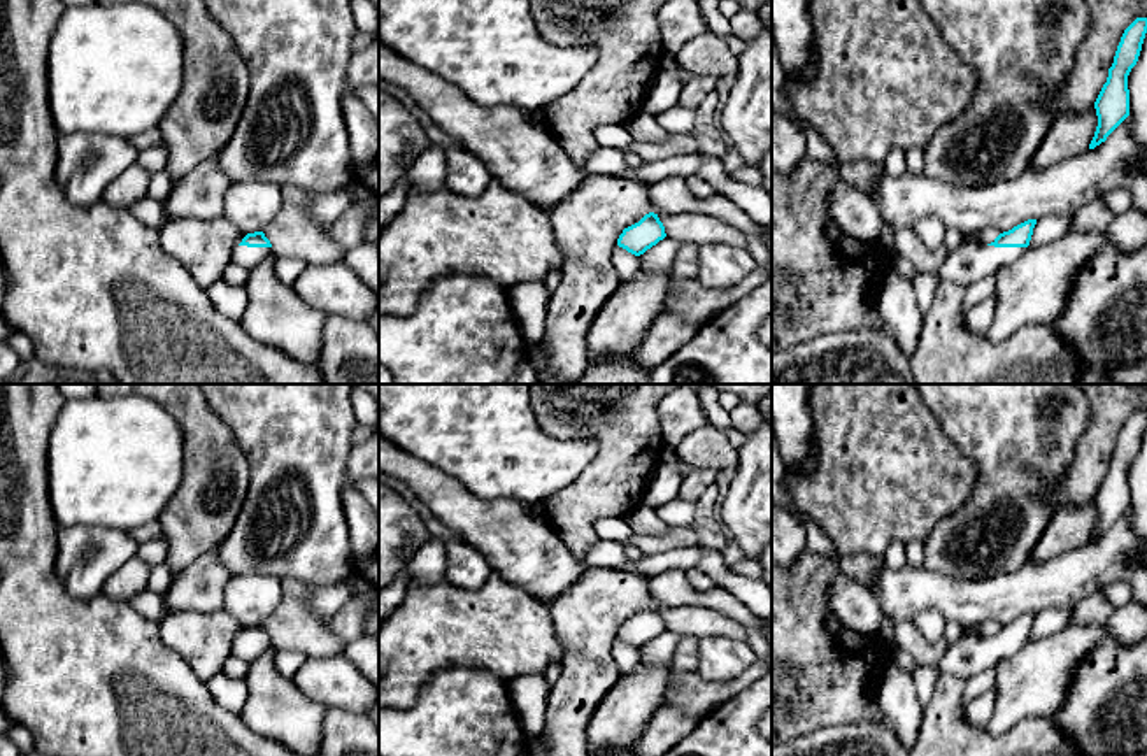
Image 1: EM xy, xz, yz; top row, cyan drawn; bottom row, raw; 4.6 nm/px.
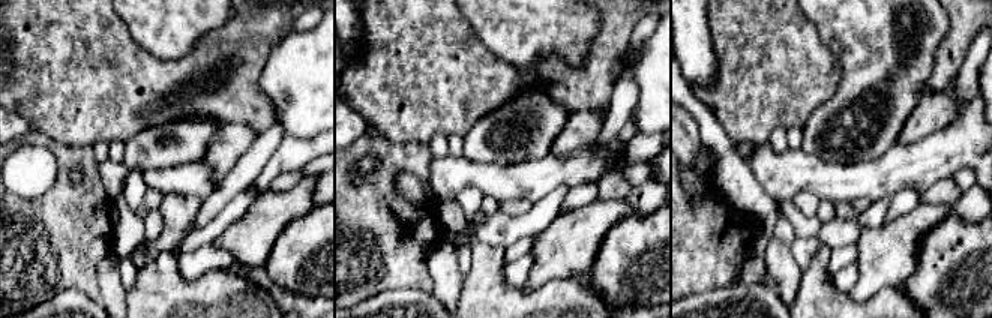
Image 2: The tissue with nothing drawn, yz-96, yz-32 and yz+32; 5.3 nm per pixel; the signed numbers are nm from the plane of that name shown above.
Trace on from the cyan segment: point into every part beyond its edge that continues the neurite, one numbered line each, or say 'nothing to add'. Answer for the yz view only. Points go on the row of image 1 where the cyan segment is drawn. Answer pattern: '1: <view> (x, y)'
1: yz (967, 263)

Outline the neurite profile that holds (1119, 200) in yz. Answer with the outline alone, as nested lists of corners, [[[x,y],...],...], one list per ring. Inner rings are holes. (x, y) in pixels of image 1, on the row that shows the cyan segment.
[[[1115,188],[1103,196],[1107,207],[1114,212],[1114,216],[1121,216],[1133,209],[1131,191],[1124,188]]]

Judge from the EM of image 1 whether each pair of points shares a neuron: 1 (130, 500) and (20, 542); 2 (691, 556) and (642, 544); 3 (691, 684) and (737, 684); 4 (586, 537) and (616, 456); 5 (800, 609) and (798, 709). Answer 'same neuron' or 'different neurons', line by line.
1: different neurons
2: different neurons
3: same neuron
4: same neuron
5: same neuron

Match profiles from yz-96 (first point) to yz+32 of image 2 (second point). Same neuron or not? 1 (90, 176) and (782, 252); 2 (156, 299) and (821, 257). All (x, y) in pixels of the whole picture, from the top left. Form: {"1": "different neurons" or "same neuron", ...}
{"1": "different neurons", "2": "same neuron"}

